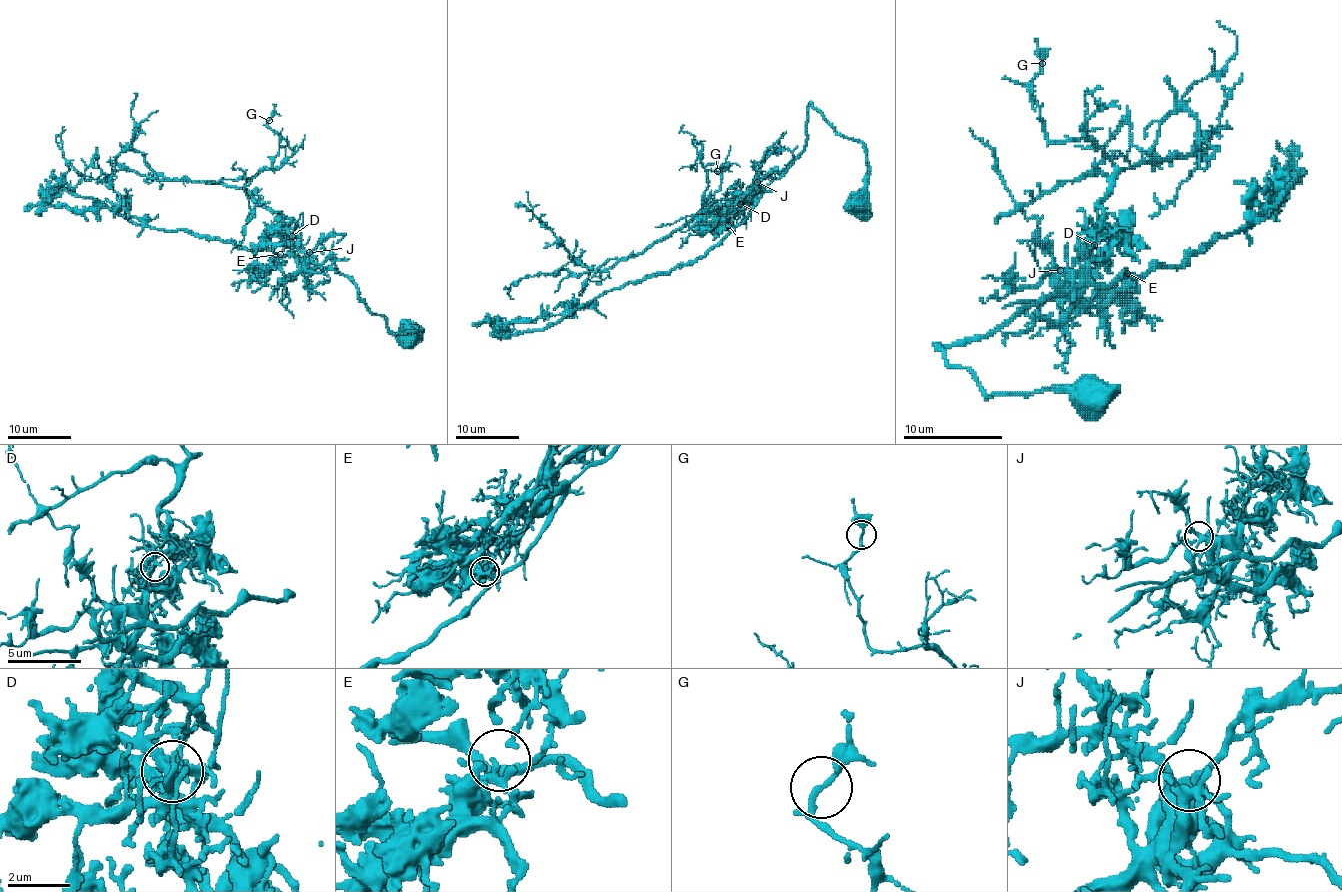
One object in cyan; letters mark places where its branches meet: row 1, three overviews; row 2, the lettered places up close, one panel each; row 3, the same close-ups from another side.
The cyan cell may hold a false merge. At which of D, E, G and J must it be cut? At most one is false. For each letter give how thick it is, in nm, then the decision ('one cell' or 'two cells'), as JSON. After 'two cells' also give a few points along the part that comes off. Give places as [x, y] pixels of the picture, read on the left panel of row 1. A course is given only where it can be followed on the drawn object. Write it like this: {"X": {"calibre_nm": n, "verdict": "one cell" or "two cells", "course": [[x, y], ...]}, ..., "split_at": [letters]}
{"D": {"calibre_nm": 170, "verdict": "two cells", "course": [[292, 236], [295, 224], [242, 189], [166, 179], [132, 150], [123, 150], [110, 176], [94, 158], [70, 181]]}, "E": {"calibre_nm": 160, "verdict": "one cell"}, "G": {"calibre_nm": 160, "verdict": "one cell"}, "J": {"calibre_nm": 240, "verdict": "one cell"}, "split_at": ["D"]}

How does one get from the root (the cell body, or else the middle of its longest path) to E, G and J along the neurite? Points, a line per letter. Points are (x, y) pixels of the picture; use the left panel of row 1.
E: (410, 335), (419, 330), (392, 332), (336, 270), (280, 254)
G: (410, 335), (419, 330), (392, 332), (245, 187), (273, 170), (269, 120)
J: (410, 335), (419, 330), (392, 332), (387, 321), (359, 299), (359, 289), (346, 276), (320, 268), (309, 252)

